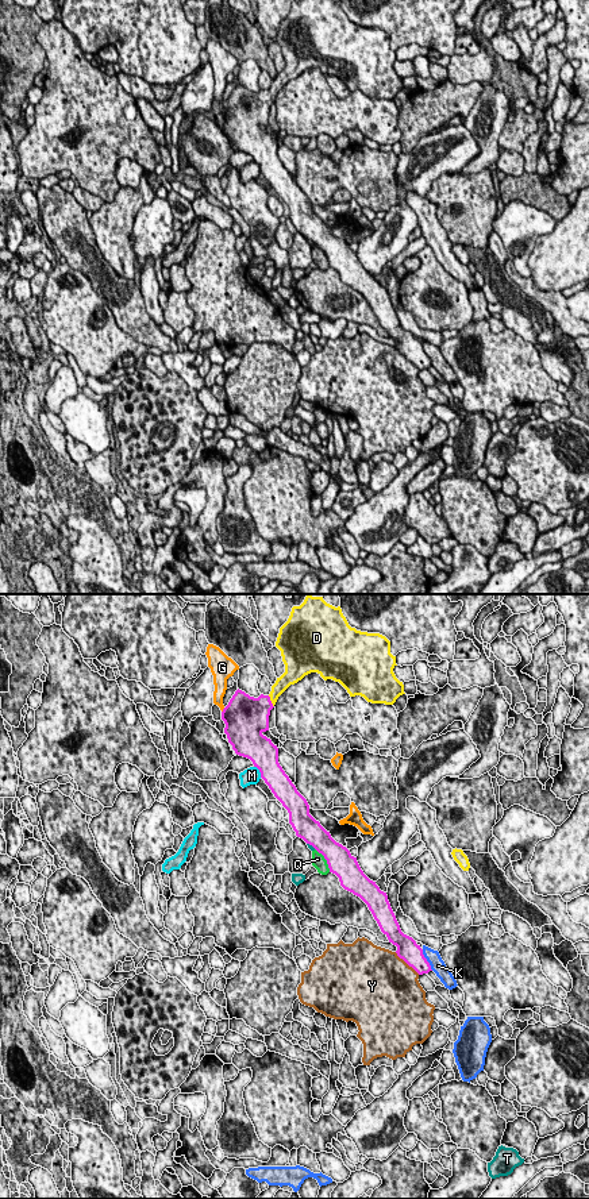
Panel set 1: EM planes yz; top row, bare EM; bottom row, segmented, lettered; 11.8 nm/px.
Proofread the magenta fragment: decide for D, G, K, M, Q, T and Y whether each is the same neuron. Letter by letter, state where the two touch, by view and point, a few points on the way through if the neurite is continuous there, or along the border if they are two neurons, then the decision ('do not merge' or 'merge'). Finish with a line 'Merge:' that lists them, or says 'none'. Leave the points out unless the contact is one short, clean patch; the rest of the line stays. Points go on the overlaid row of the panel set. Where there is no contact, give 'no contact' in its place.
D: contact yz (270, 701); way yz (254, 713), (270, 701), (281, 683); merge
G: contact yz (223, 710); do not merge
K: contact yz (426, 960); do not merge
M: contact yz (260, 771); border yz (254, 766), (261, 777); do not merge
Q: contact yz (326, 859); do not merge
T: contact yz (311, 844); do not merge
Y: contact yz (407, 963); do not merge
Merge: D

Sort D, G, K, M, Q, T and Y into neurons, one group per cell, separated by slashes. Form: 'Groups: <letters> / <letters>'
Groups: D / G / K / M / Q / T / Y

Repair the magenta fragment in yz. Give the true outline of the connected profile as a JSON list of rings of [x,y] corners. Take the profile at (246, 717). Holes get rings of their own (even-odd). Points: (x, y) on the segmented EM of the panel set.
[[[308,594],[300,606],[292,608],[288,621],[280,628],[276,647],[281,651],[285,672],[277,678],[269,695],[254,698],[239,689],[235,691],[222,712],[228,743],[236,755],[250,759],[259,770],[261,778],[288,810],[296,836],[324,856],[330,872],[339,878],[344,890],[367,905],[381,932],[397,947],[397,956],[419,975],[428,974],[432,969],[423,949],[401,932],[386,892],[363,874],[357,857],[309,814],[307,799],[278,763],[277,745],[262,735],[269,730],[270,710],[278,697],[311,672],[317,672],[324,681],[339,682],[350,697],[393,705],[405,693],[393,672],[397,664],[390,654],[390,641],[380,633],[351,628],[340,606]]]

